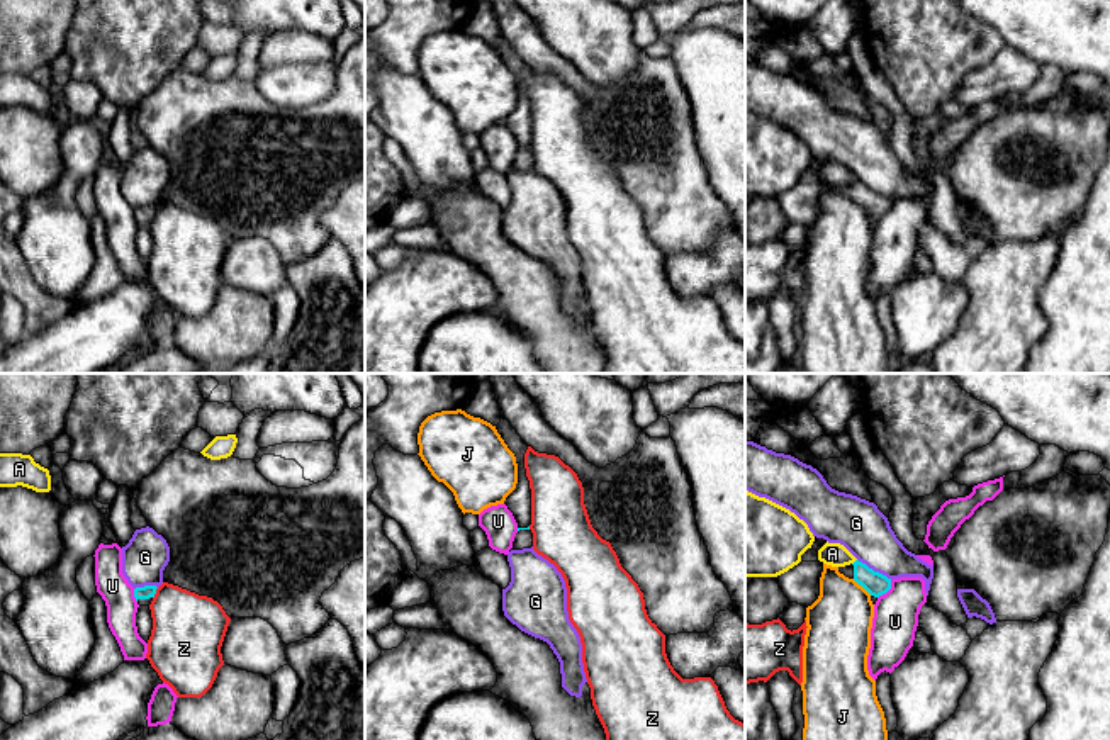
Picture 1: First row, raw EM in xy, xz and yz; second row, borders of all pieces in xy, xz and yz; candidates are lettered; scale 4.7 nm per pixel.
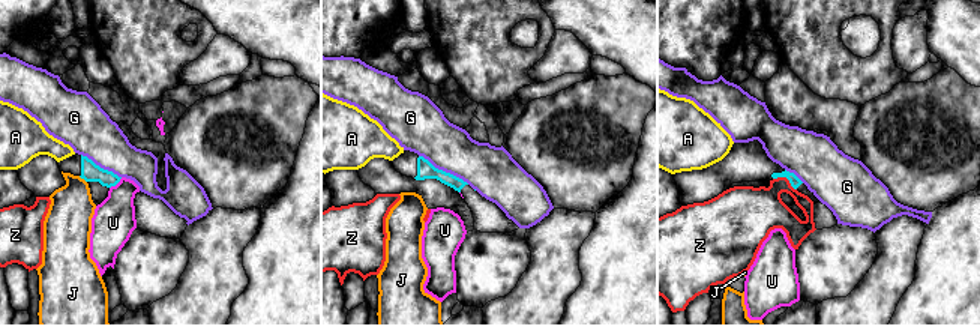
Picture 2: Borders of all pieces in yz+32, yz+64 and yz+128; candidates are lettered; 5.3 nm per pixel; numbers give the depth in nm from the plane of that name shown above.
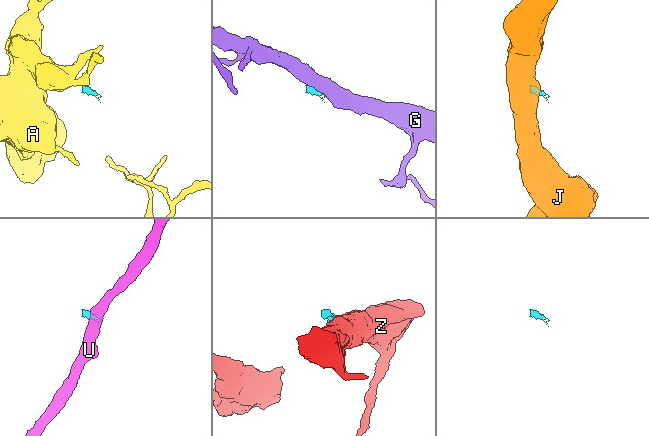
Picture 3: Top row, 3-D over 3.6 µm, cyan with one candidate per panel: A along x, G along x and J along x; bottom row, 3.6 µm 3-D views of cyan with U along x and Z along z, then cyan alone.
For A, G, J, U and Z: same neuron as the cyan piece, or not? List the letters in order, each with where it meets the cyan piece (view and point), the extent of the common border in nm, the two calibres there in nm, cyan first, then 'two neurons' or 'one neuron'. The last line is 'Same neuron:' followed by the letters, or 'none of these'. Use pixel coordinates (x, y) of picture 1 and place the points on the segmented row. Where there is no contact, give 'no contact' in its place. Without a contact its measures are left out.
A: yz (854, 562) | 40 nm | 110/110 nm | two neurons
G: yz (873, 571) | 190 nm | 110/240 nm | two neurons
J: yz (863, 586) | 120 nm | 110/300 nm | two neurons
U: yz (886, 591) | 110 nm | 110/220 nm | two neurons
Z: xy (155, 593) | 60 nm | 60/340 nm | two neurons
Same neuron: none of these

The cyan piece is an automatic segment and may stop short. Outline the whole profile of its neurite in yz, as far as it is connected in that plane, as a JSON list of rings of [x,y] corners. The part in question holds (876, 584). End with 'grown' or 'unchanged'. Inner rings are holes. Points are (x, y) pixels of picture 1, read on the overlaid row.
[[[855,560],[850,565],[838,567],[838,572],[849,579],[854,579],[874,597],[879,597],[891,589],[891,579],[888,579],[879,572],[874,572],[872,569],[869,569],[866,563],[859,560]]]; grown

